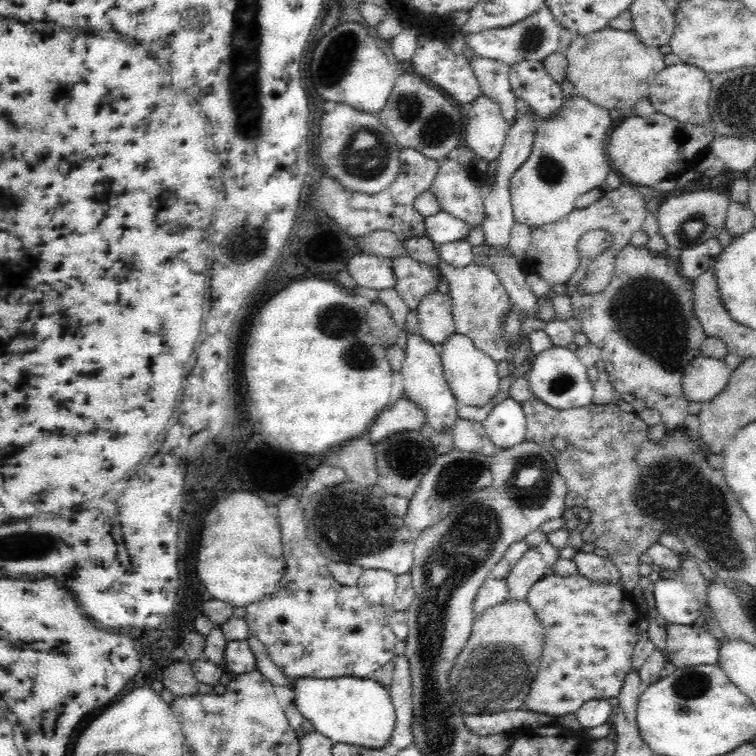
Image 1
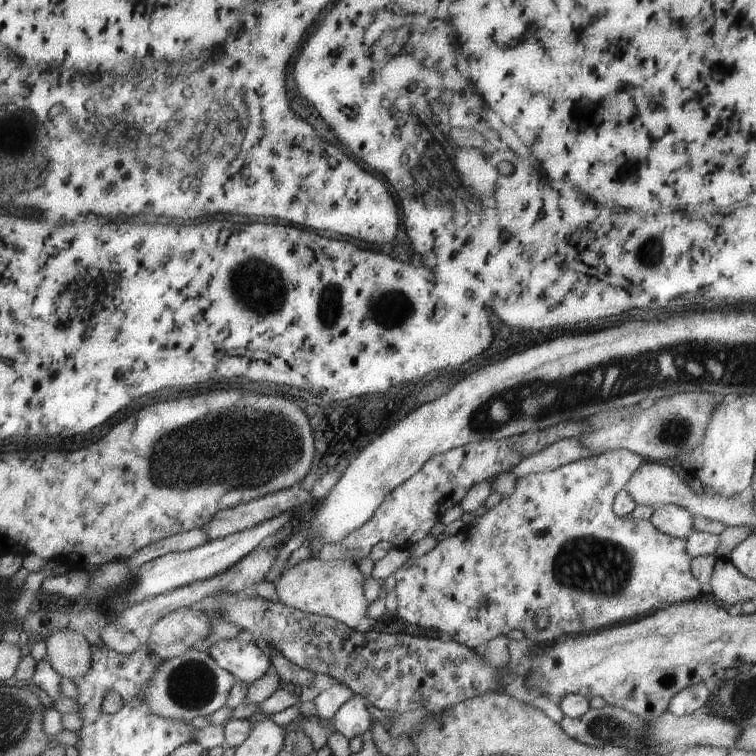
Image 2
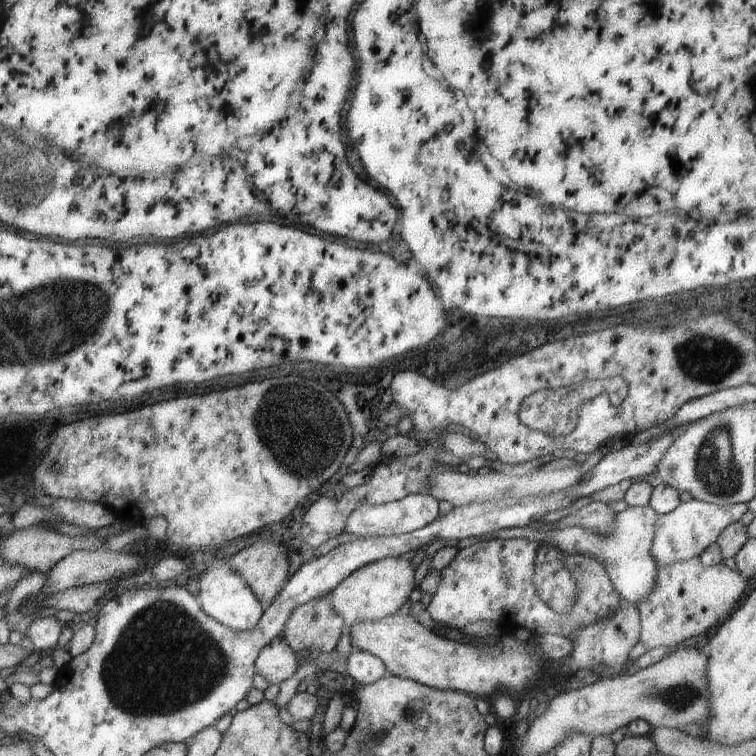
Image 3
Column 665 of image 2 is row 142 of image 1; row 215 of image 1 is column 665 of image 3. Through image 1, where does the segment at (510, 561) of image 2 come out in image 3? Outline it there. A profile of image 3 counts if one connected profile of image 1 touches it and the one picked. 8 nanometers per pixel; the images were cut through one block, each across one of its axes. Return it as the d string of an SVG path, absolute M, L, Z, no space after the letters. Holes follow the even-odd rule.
M693 499L681 502L675 510L658 514L655 518L655 536L649 554L656 561L656 566L669 566L673 562L689 560L693 556L698 557L705 547L716 542L717 536L728 524L738 521L745 512L747 512L745 503L719 506Z

